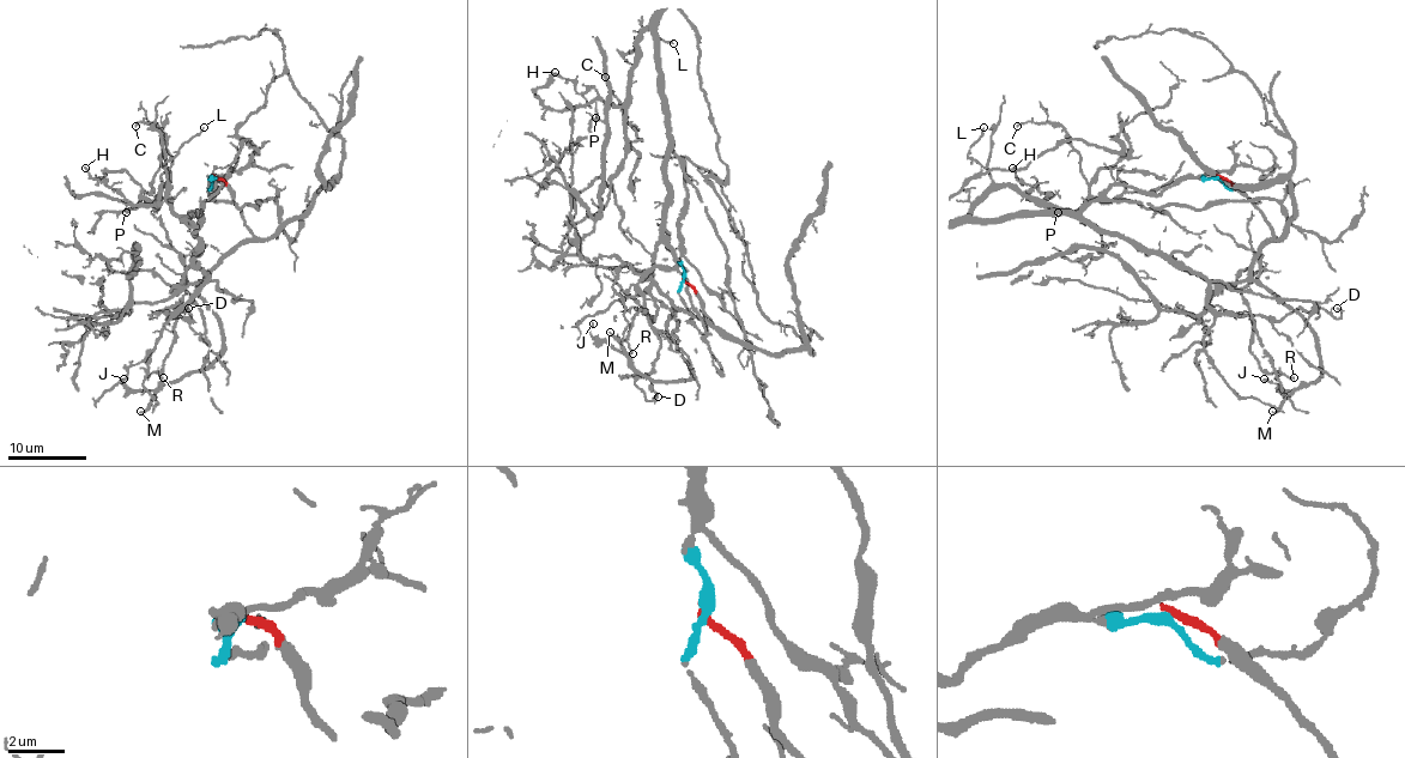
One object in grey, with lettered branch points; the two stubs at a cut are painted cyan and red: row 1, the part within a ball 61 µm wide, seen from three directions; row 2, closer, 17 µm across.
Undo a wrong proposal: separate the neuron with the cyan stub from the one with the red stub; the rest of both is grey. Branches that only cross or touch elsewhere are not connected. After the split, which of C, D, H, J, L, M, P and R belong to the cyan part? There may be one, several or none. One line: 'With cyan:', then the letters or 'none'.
With cyan: C, D, H, L, P, R

